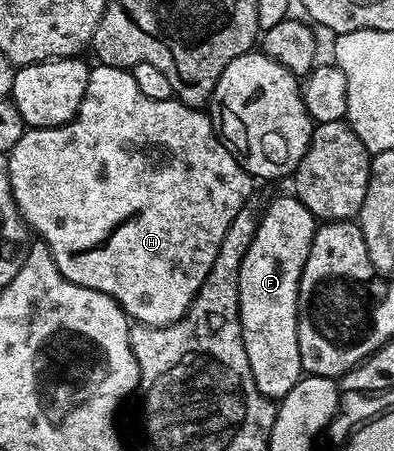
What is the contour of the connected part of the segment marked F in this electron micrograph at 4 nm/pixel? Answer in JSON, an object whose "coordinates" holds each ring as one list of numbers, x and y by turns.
{"coordinates":[[295,195,277,197,261,213,261,222,257,224,255,239,251,239,251,247,247,247,247,255,243,255,243,263,239,271,239,317,243,347,247,351,247,363,251,363,251,375,255,379,255,387,263,391,270,399,286,397,303,376,299,359,299,279,303,271,303,263,307,263,307,255,311,251,313,236,319,224,307,207]]}

